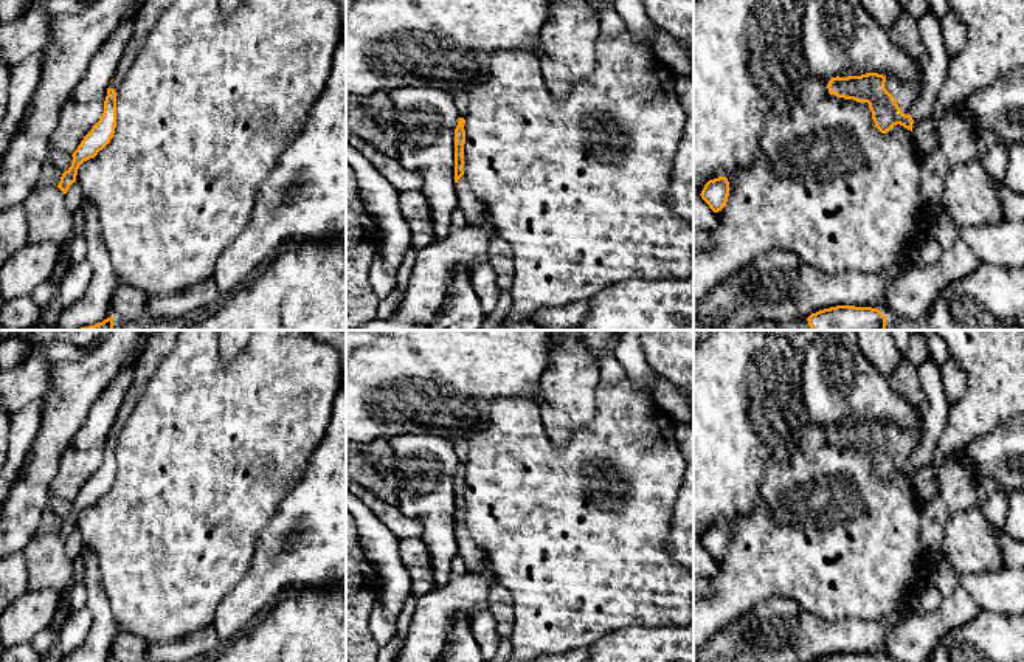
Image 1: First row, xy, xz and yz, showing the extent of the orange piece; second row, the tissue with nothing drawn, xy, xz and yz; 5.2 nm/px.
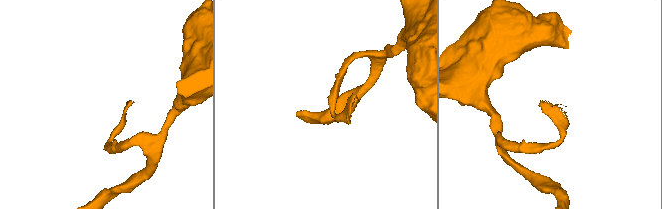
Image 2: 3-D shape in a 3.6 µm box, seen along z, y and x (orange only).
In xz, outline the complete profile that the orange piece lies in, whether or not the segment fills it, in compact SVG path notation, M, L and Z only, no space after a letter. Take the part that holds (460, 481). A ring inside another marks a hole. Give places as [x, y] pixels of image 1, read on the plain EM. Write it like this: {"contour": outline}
{"contour": "M459 465L455 476L455 530L459 555L465 561L467 571L476 572L489 583L495 583L495 575L486 560L484 552L472 538L467 526L464 524L464 478L465 467Z"}

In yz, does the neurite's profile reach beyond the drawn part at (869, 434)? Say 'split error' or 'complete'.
split error

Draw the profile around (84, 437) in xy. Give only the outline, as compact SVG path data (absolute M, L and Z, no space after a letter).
M135 366L119 369L92 405L71 445L61 456L57 473L50 485L51 495L73 502L84 484L99 468L104 460L107 436L126 392L132 388L133 377Z

